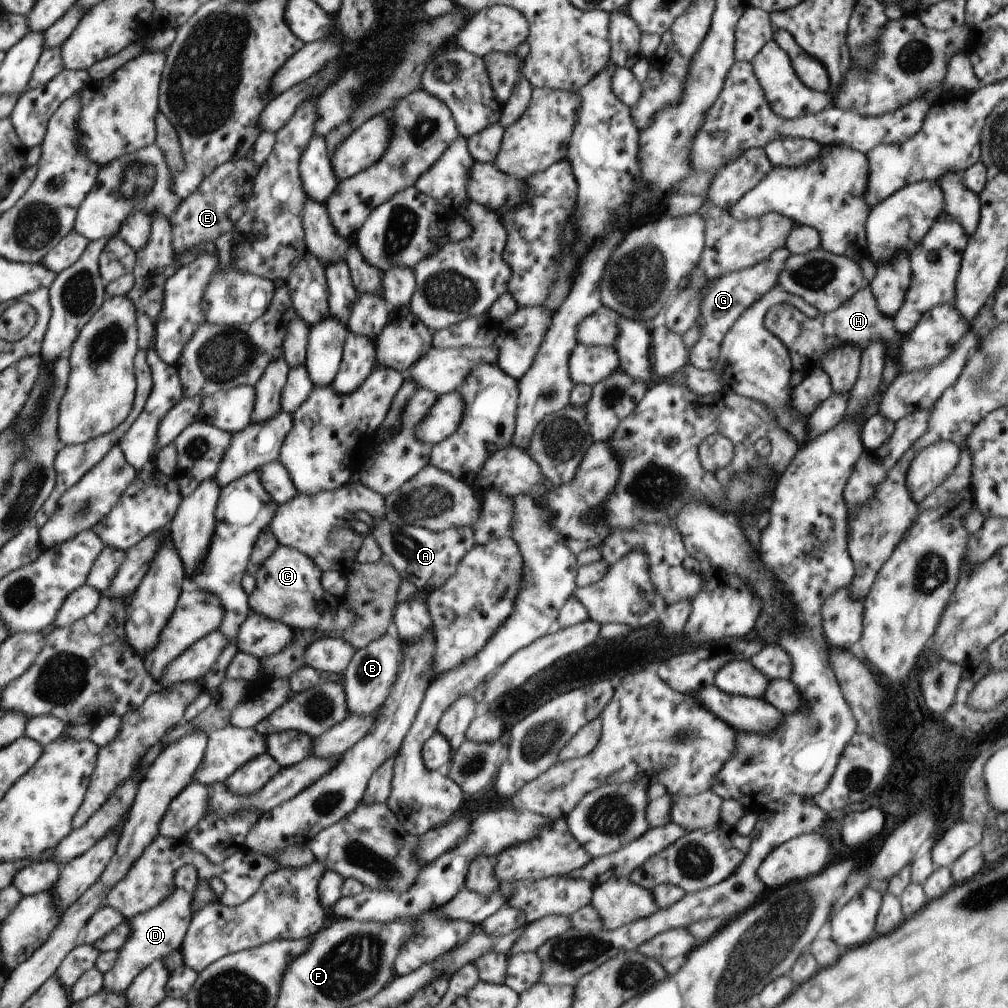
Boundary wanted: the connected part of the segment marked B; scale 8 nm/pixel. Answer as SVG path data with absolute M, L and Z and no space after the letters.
M391 631L365 648L356 650L344 672L345 680L342 682L349 714L370 715L388 699L392 686L401 672L402 646L403 642Z

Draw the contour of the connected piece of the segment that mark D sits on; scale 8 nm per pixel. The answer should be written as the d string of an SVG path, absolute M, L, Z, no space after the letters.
M182 866L182 868L176 870L176 874L174 874L174 888L172 888L170 896L164 902L160 902L158 906L154 906L154 908L150 908L150 910L146 910L142 914L136 914L134 918L125 920L126 924L130 924L129 939L126 940L121 951L116 952L118 958L116 958L114 966L103 974L104 990L108 988L110 992L126 993L133 985L133 981L147 967L150 967L154 960L168 957L170 952L174 952L181 947L193 917L193 893L197 889L199 879L200 875L194 866Z

